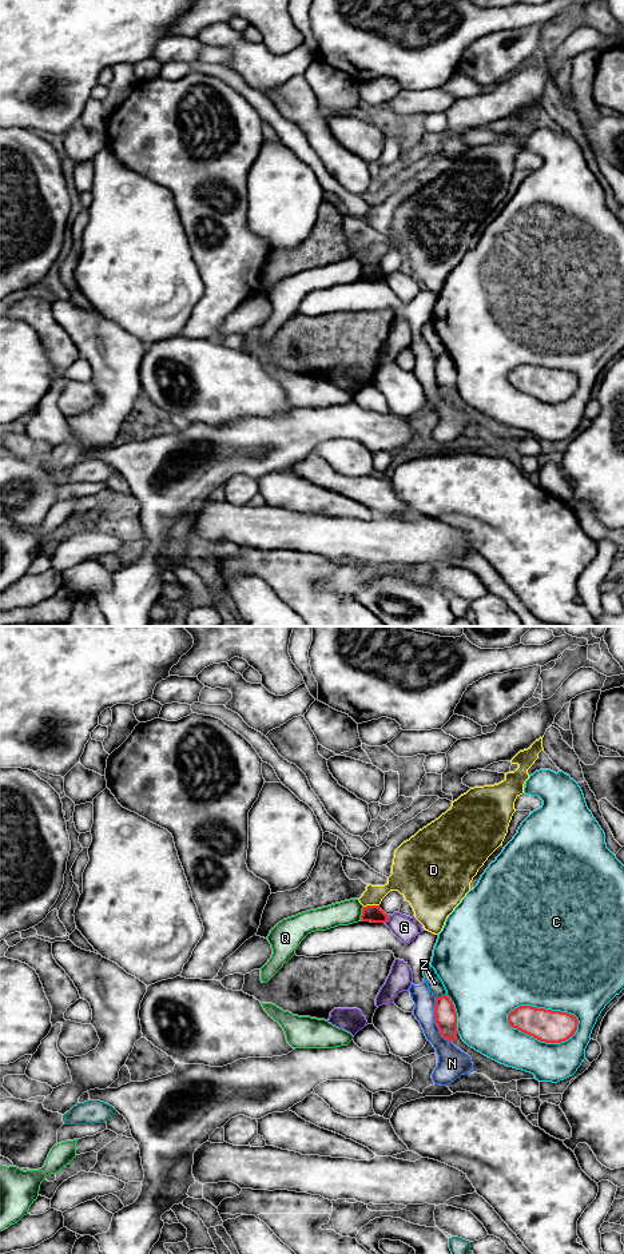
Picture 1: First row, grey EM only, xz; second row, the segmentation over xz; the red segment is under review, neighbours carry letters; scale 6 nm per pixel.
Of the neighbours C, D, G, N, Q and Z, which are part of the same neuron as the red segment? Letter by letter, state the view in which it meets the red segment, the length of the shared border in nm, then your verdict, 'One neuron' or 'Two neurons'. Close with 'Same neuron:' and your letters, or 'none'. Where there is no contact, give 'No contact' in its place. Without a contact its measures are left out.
C: Touches red in xz. Shared border 440 nm. Two neurons
D: Touches red in xz. Shared border 100 nm. Two neurons
G: Touches red in xz. Shared border 60 nm. Two neurons
N: Touches red in xz. Shared border 280 nm. Two neurons
Q: Touches red in xz. Shared border 80 nm. Two neurons
Z: Touches red in xz. Shared border 70 nm. Two neurons
Same neuron: none

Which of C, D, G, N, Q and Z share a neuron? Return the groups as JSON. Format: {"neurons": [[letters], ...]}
{"neurons": [["C"], ["D"], ["G"], ["N"], ["Q"], ["Z"]]}

